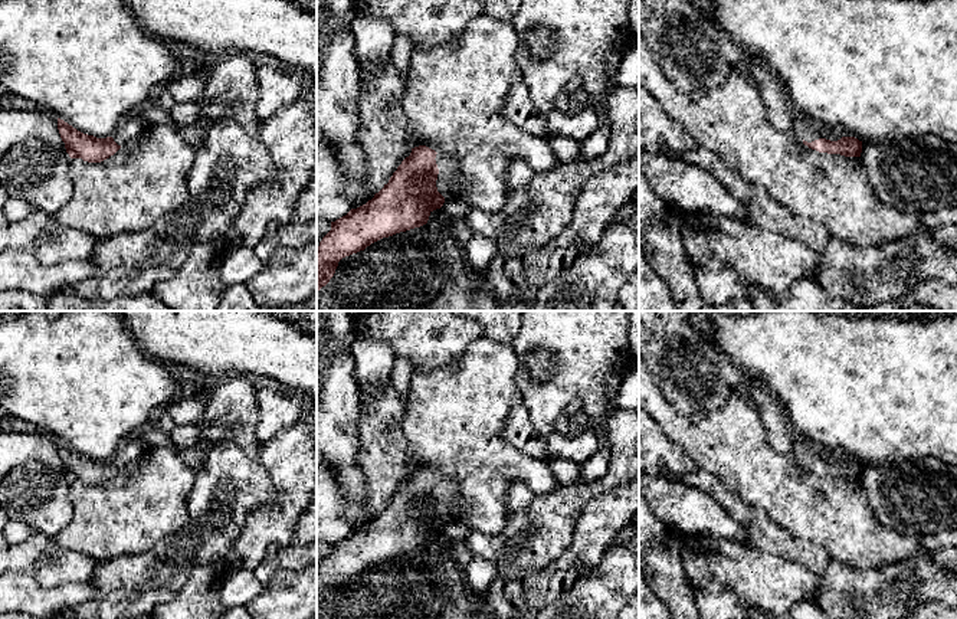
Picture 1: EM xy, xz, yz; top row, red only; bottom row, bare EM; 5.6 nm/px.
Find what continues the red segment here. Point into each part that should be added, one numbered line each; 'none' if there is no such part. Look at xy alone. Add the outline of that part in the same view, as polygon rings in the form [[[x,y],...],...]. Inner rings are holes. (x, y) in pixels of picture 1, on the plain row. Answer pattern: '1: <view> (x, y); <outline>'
1: xy (131, 448); [[[131,435],[122,442],[119,449],[112,456],[112,461],[118,468],[124,468],[130,462],[140,458],[150,448],[151,446],[145,445],[142,440]]]

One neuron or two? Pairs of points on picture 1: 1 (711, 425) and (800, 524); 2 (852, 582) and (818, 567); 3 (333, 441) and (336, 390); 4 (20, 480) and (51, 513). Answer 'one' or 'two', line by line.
1: one
2: two
3: one
4: one

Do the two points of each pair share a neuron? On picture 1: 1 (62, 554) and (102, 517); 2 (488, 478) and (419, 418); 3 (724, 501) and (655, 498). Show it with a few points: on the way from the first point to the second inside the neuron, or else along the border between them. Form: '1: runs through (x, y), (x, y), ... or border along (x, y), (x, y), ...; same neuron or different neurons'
1: border along (53, 537), (59, 544), (81, 552), (97, 563); different neurons
2: runs through (471, 461), (436, 426); same neuron
3: border along (685, 485), (702, 490), (711, 495), (740, 524); different neurons

